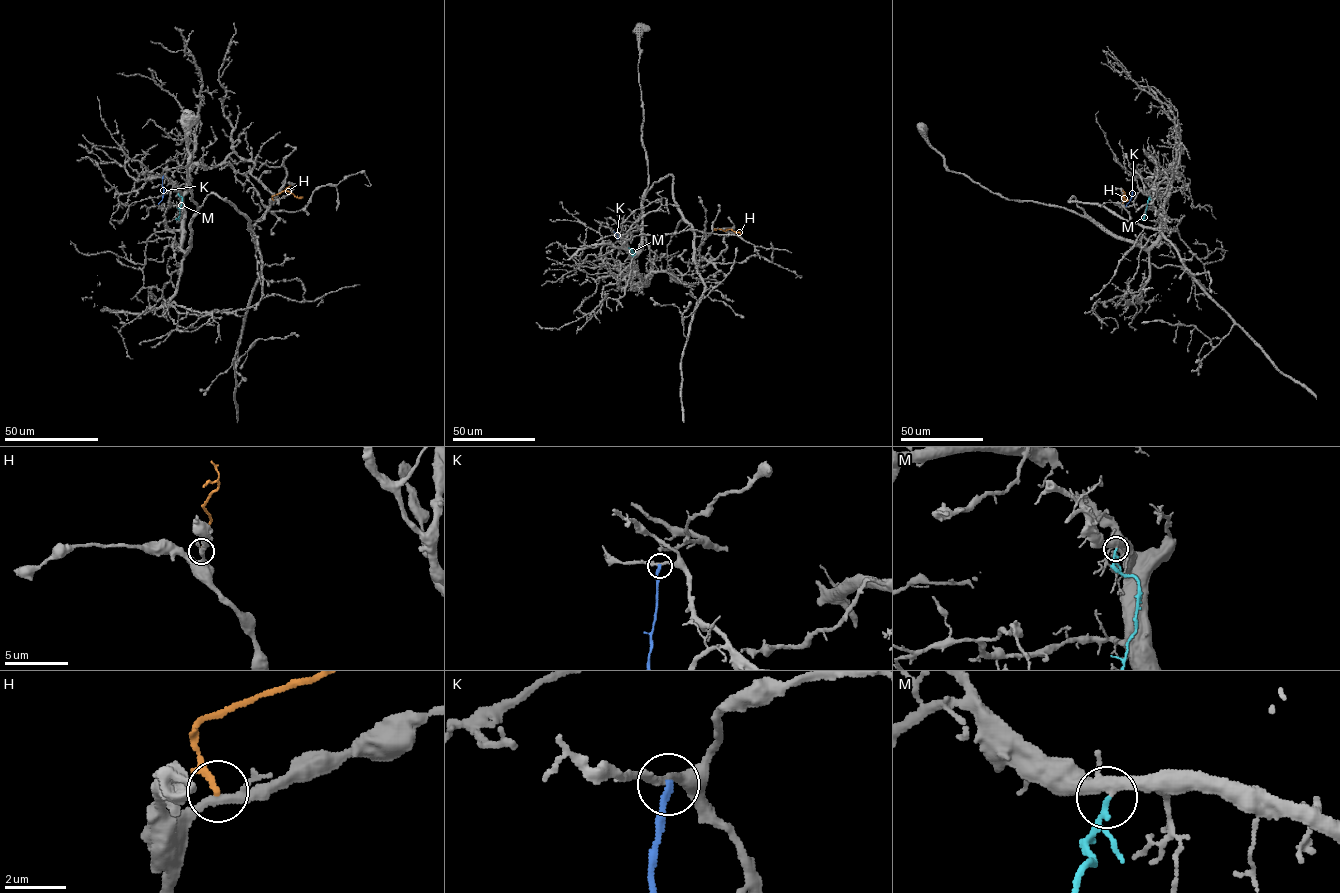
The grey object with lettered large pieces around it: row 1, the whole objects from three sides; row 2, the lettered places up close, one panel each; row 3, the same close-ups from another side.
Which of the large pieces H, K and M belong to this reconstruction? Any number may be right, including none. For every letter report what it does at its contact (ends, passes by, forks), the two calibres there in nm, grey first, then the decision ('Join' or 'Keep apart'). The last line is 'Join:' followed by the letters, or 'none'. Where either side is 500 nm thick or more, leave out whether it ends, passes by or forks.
H: It ends there. Thickness 280 nm (grey) against 200 nm. Keep apart
K: It ends there. Thickness 170 nm (grey) against 220 nm. Keep apart
M: It passes by. Thickness 340 nm (grey) against 130 nm. Join
Join: M

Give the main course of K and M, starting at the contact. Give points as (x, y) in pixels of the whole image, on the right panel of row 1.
K: (1133, 180), (1131, 199), (1125, 206)
M: (1149, 196), (1145, 215), (1141, 219)

